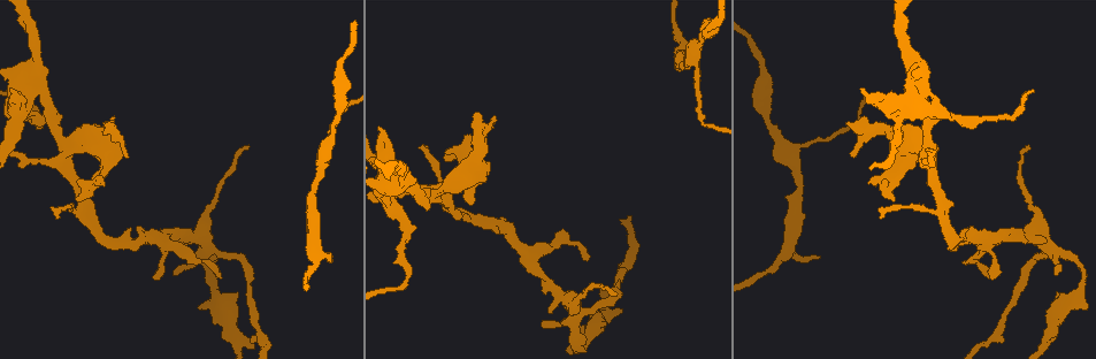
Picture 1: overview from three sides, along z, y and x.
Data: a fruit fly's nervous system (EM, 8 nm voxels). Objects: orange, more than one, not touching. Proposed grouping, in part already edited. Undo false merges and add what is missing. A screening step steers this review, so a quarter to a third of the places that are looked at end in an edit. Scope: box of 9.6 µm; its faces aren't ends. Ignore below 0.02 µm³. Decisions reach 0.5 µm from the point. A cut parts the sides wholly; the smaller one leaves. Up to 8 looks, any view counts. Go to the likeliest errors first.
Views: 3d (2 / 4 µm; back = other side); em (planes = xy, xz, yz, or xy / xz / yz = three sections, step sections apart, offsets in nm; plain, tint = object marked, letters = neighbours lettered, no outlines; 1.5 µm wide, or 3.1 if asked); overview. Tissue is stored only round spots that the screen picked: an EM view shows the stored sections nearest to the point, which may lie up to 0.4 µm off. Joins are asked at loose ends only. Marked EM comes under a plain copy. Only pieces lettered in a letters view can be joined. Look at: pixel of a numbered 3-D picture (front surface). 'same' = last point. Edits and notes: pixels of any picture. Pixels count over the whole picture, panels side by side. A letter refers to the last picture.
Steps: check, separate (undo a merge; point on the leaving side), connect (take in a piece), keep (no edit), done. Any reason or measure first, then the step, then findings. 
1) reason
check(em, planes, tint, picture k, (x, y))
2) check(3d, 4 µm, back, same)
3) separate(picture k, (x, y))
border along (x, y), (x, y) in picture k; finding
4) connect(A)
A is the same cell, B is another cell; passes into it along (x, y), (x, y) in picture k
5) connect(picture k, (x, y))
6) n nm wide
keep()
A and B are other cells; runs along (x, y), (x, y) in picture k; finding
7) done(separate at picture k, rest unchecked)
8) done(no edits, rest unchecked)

calibre changes
check(3d, 4 µm, picture 1, (318, 263))

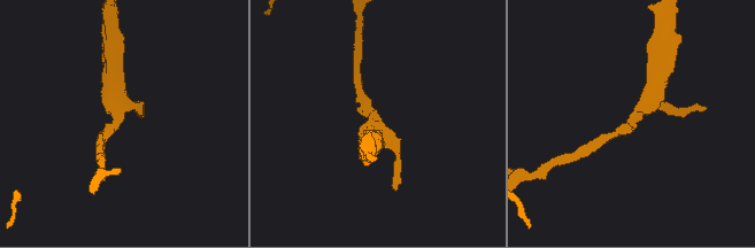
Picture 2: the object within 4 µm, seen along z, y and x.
now the EM
check(em, xy, step 8, letters, picture 2, (634, 118))

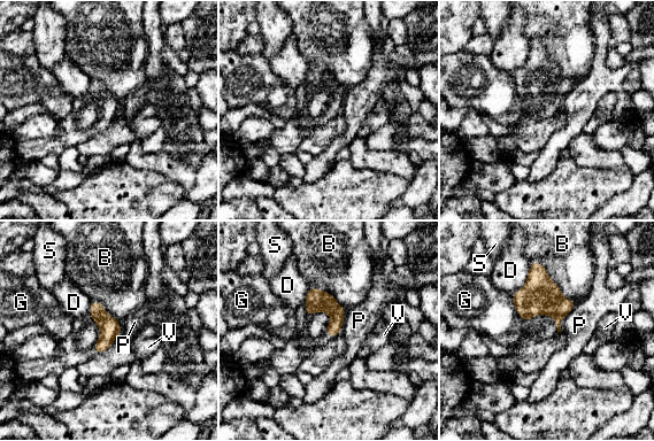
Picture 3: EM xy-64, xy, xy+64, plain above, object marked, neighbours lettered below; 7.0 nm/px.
keep()
B, D, G, P, S and V are other cells; border along (530, 264), (576, 301) in picture 3; one neuron here

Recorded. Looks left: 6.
branch stops here
check(em, planes, tint, picture 1, (77, 201))

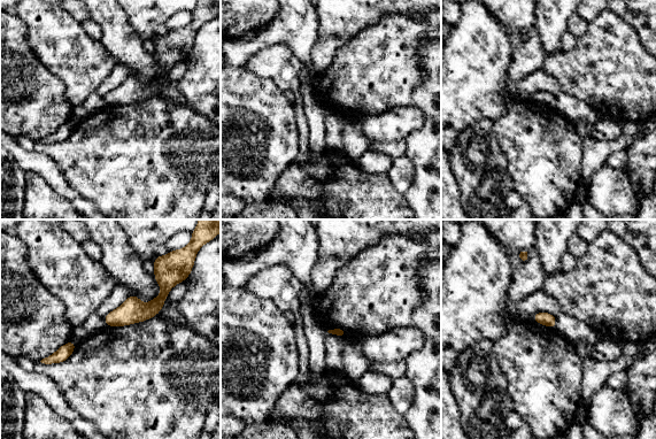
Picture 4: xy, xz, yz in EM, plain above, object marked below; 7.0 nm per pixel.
check(em, planes, letters, same)

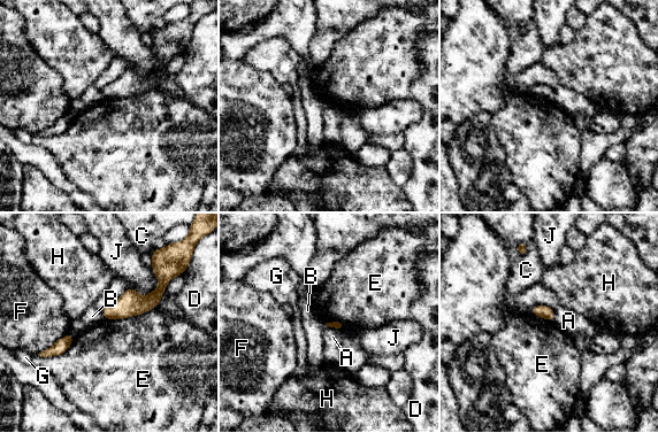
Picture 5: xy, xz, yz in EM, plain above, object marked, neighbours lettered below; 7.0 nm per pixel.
E touches over 360 nm
keep()
A, B, C, D, E, F, G, H and J are other cells; border along (153, 308), (137, 315), (105, 319) in picture 5; no lettered piece goes on from it

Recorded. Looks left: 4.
check(3d, 2 µm, picture 1, (188, 251))

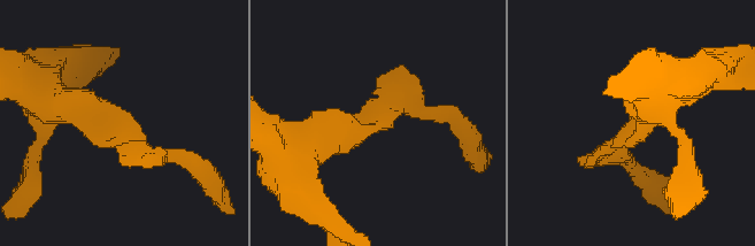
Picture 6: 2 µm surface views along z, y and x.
need the tissue
check(em, yz, step 8, tint, picture 6, (130, 130))

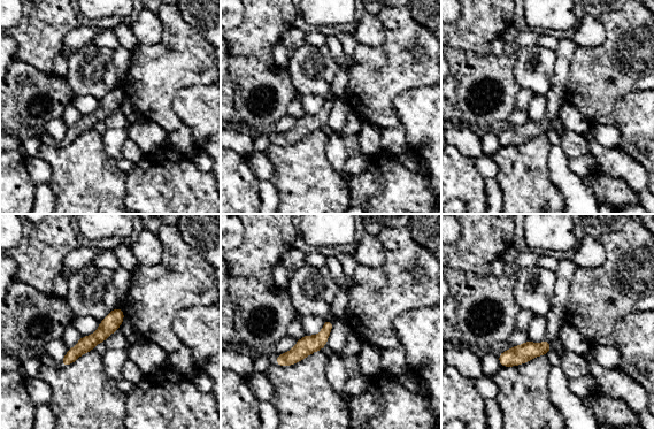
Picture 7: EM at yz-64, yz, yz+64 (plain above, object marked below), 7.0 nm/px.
see the neighbours
check(em, yz, step 8, letters, same)

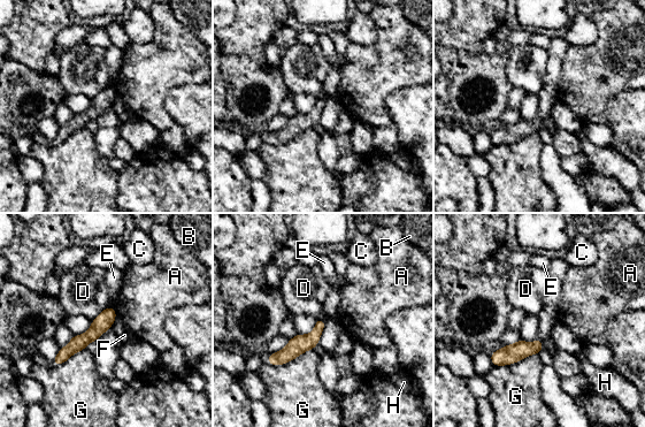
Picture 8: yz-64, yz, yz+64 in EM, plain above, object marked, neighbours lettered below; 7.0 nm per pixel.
G touches over 340 nm
keep()
A, B, C, D, E, F, G and H are other cells; runs along (110, 310), (89, 336), (56, 361) in picture 8; one neuron here

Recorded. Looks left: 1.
done(no edits, rest unchecked)

